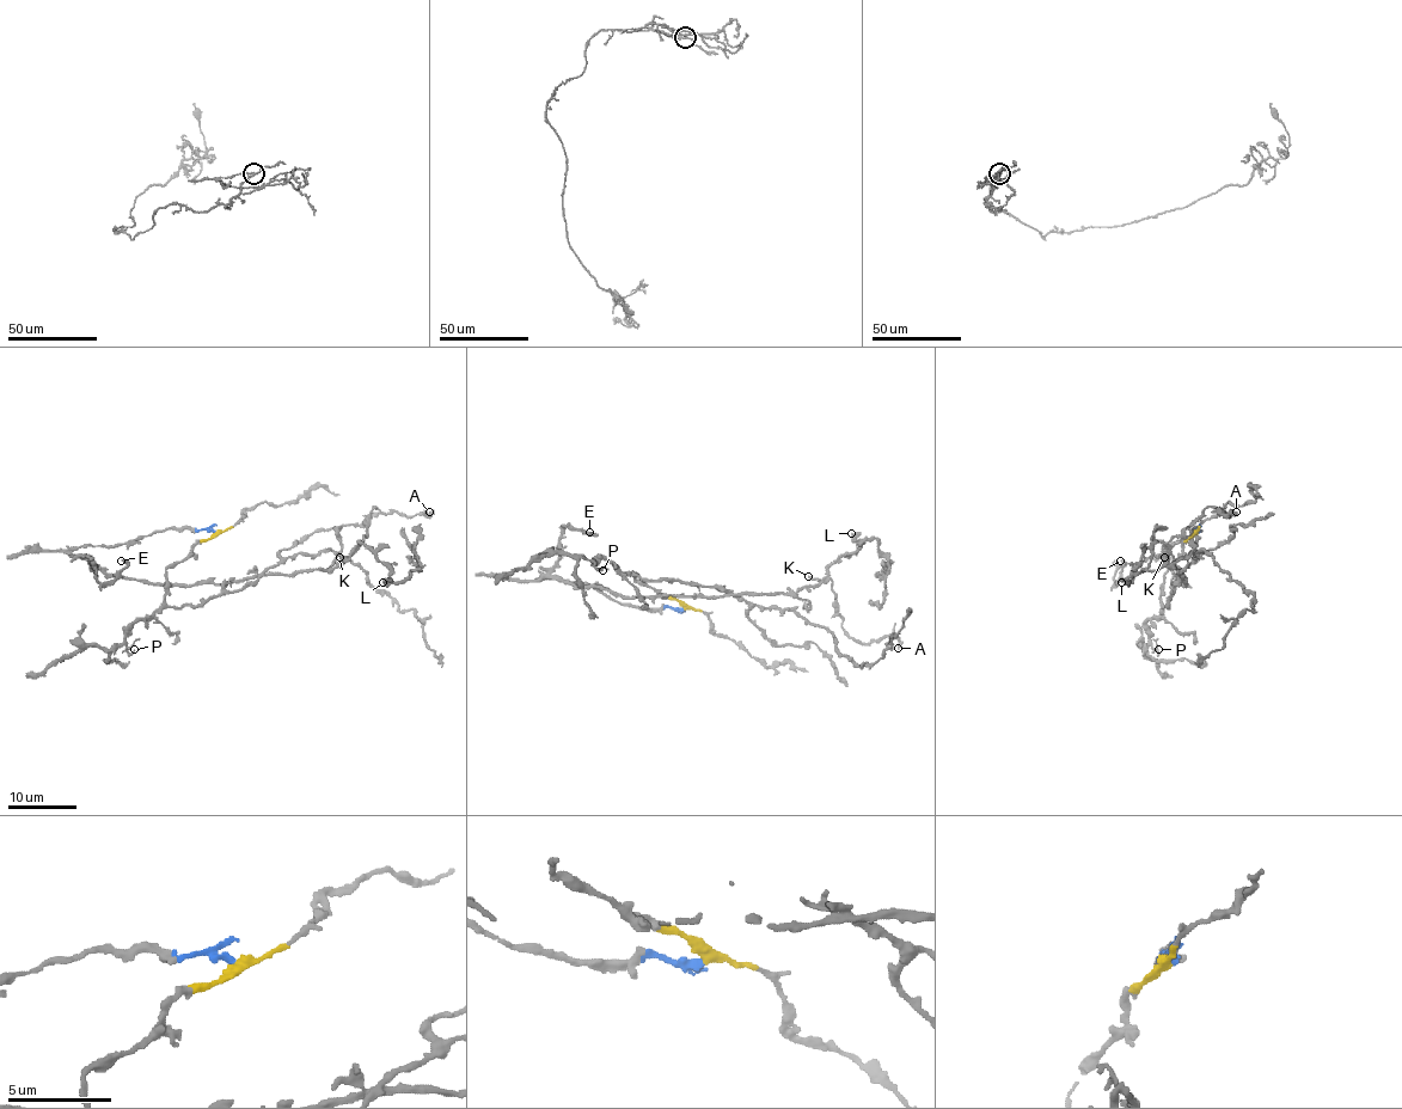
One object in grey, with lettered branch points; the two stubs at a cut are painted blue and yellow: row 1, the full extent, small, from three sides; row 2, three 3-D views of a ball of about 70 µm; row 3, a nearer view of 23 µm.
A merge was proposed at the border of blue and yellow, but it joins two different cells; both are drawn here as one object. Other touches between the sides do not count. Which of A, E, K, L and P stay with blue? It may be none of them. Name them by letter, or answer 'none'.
A, E, K, L

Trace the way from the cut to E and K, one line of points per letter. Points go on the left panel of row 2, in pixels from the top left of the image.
E: (214, 532), (165, 530), (72, 551), (90, 559), (99, 582), (110, 582), (127, 565), (122, 559)
K: (214, 532), (165, 530), (72, 553), (108, 574), (161, 583), (291, 575), (350, 555), (338, 556)

